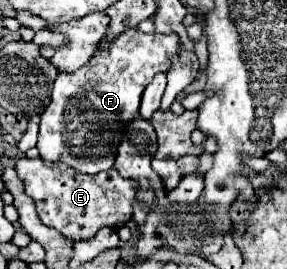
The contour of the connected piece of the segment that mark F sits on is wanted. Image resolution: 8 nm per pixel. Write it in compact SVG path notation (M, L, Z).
M129 29L117 39L111 39L107 47L101 47L81 69L59 73L51 103L39 121L37 149L41 159L65 163L85 175L109 171L115 163L117 145L121 143L127 123L137 117L143 89L157 73L167 73L171 69L171 57L177 53L177 37Z

